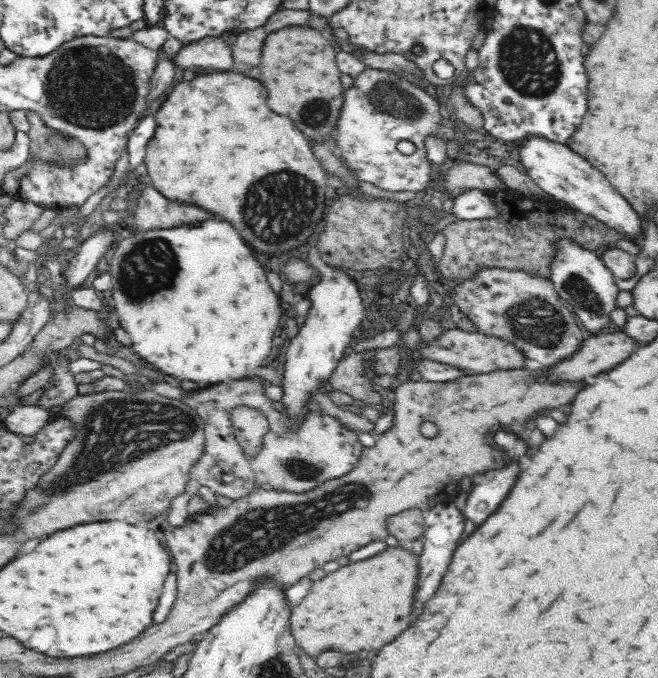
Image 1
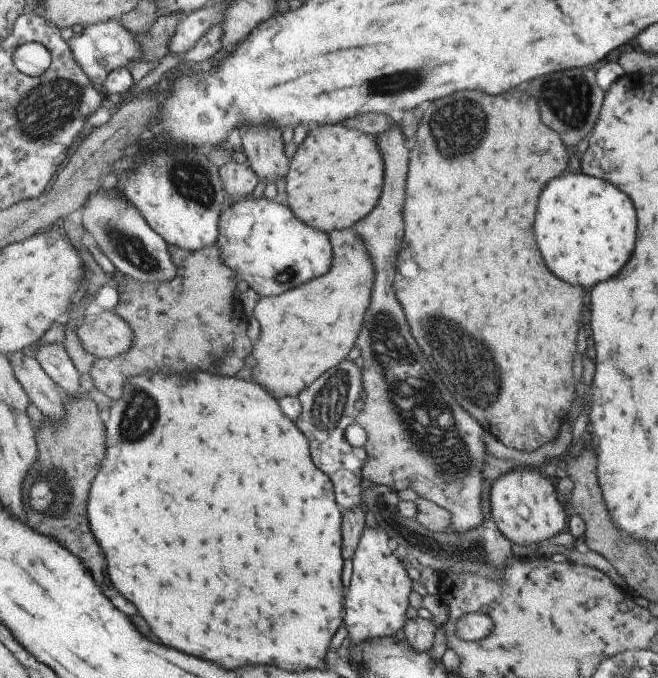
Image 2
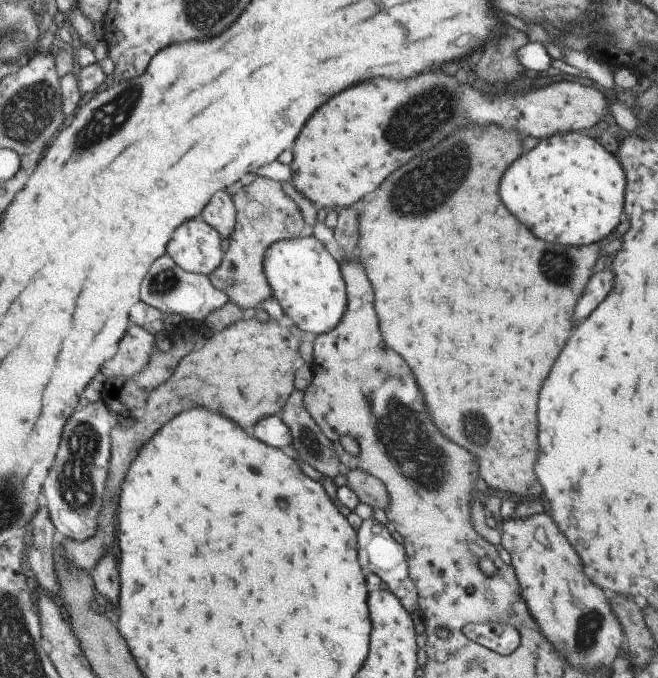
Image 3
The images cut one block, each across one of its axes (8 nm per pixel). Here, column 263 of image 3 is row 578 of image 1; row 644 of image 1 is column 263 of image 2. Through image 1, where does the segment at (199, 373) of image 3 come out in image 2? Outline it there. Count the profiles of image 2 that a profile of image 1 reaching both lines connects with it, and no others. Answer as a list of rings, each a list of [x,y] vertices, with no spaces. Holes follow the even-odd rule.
[[[354,227],[329,232],[329,240],[333,246],[331,270],[283,294],[261,297],[253,310],[253,316],[261,328],[253,354],[253,358],[257,358],[256,362],[259,362],[259,366],[253,368],[257,370],[257,376],[254,377],[261,384],[267,384],[267,388],[271,388],[273,394],[279,396],[279,400],[285,395],[299,395],[326,372],[341,364],[351,354],[353,346],[358,344],[367,312],[370,310],[373,284],[376,283],[376,266],[365,246],[366,242],[357,234]]]

